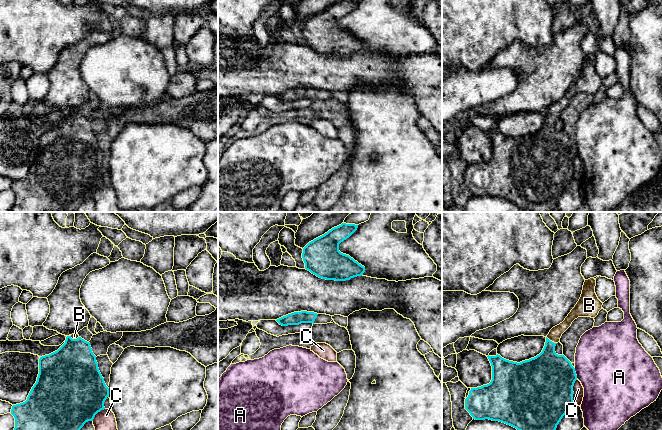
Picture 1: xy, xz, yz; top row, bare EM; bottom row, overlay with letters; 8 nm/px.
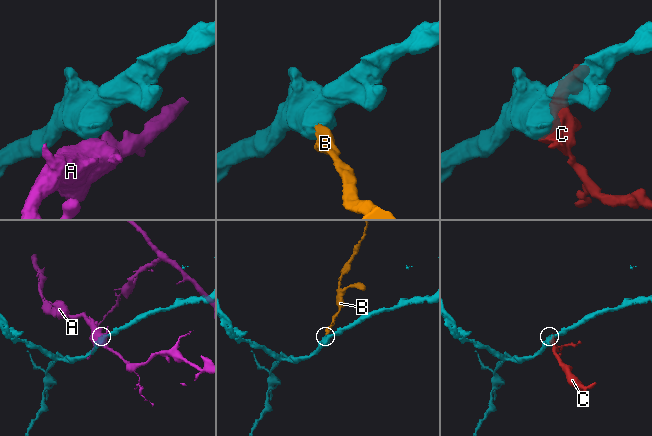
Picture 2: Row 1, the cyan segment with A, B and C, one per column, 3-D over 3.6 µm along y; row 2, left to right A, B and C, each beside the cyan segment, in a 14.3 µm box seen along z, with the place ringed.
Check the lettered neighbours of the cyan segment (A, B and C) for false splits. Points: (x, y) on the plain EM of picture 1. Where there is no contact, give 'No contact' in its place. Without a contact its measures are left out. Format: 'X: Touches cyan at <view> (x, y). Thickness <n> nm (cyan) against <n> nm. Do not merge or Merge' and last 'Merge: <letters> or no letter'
A: Touches cyan at yz (575, 149). Thickness 440 nm (cyan) against 480 nm. Do not merge
B: Touches cyan at yz (551, 117). Thickness 320 nm (cyan) against 100 nm. Merge
C: Touches cyan at yz (572, 167). Thickness 500 nm (cyan) against 90 nm. Do not merge
Merge: B

